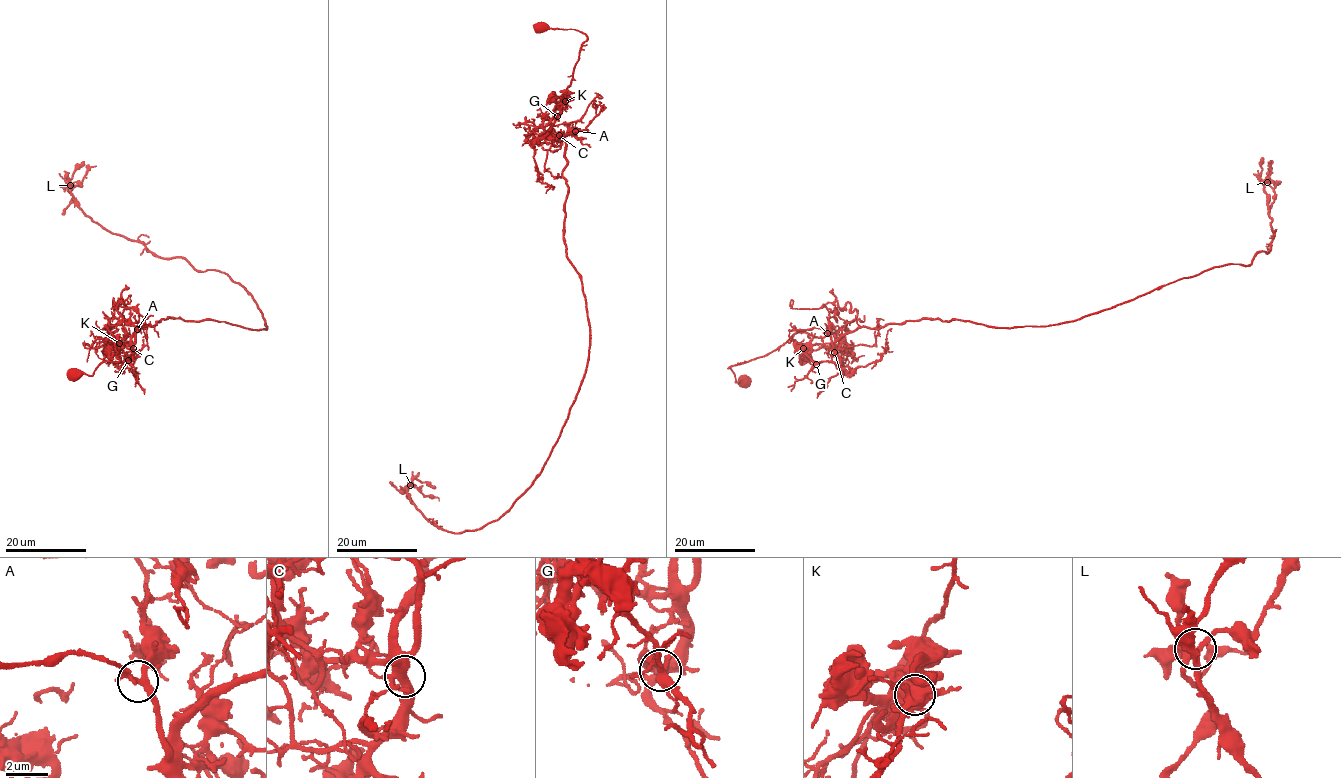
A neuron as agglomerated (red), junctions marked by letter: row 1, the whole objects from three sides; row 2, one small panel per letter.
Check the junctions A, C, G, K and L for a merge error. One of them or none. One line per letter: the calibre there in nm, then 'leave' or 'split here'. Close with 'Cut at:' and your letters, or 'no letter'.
A: calibre 240 nm; leave
C: calibre 440 nm; leave
G: calibre 280 nm; leave
K: calibre 700 nm; split here
L: calibre 240 nm; leave
Cut at: K

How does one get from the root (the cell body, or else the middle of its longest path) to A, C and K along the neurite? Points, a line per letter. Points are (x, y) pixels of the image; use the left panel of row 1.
A: (75, 373), (90, 376), (103, 361), (120, 360), (106, 328), (109, 332), (108, 327), (124, 321), (137, 329)
C: (75, 373), (90, 376), (103, 361), (120, 360), (106, 328), (106, 342), (133, 348)
K: (75, 373), (90, 376), (103, 361), (120, 360), (106, 328), (119, 343)

